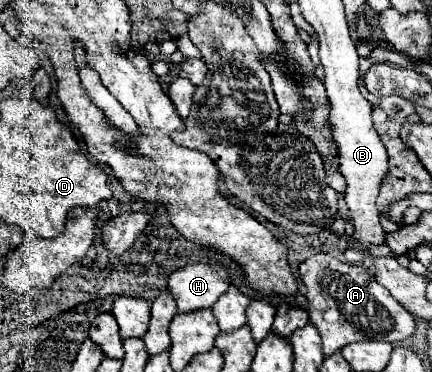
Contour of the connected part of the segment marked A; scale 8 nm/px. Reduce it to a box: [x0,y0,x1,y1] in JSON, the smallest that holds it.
[298,253,416,355]

